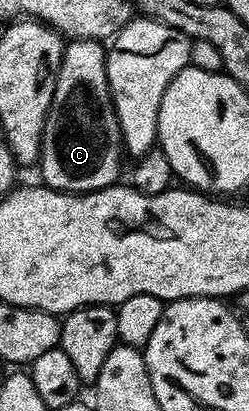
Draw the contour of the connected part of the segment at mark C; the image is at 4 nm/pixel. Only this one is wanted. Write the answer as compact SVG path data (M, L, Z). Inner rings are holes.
M70 39L62 48L62 64L52 105L42 130L41 182L54 191L81 193L113 187L124 160L122 130L110 96L107 48L96 39Z

